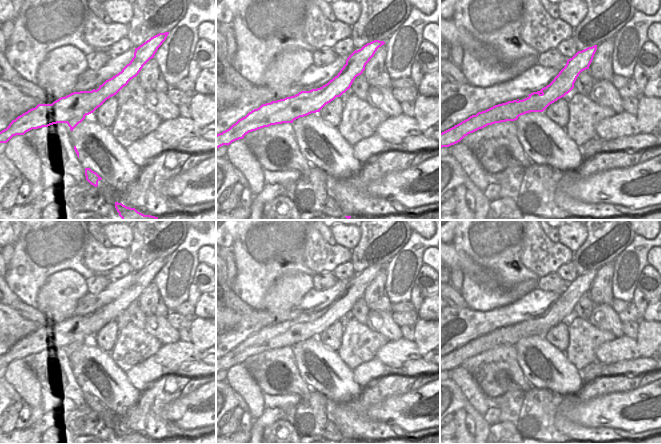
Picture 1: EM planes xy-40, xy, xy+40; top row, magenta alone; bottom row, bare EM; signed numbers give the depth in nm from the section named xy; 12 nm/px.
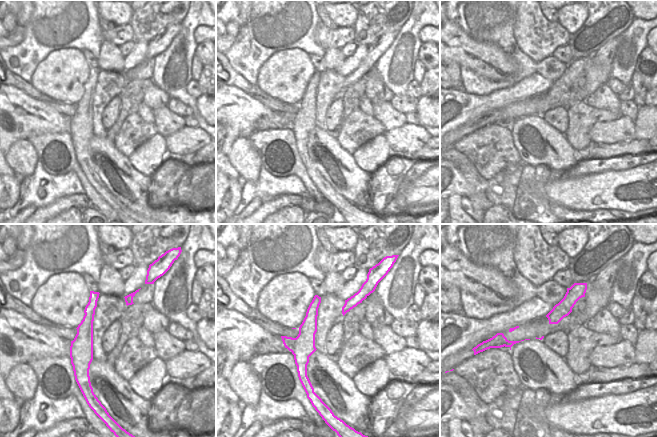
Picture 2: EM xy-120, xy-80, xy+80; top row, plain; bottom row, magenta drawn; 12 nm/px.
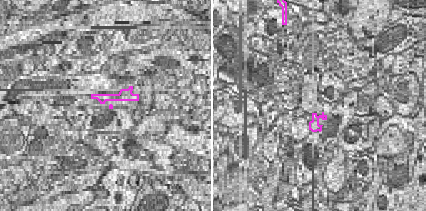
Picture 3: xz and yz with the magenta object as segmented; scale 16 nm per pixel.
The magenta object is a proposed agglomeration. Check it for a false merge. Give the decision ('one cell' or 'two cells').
two cells

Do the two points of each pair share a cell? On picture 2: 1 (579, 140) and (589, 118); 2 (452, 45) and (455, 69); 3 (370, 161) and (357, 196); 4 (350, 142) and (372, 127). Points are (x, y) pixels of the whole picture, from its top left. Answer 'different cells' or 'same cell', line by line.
1: same cell
2: different cells
3: different cells
4: same cell

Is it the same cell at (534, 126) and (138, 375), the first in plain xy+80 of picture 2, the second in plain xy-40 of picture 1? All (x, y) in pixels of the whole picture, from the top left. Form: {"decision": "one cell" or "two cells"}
{"decision": "two cells"}

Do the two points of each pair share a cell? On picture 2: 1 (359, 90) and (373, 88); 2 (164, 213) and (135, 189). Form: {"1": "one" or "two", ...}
{"1": "two", "2": "one"}

